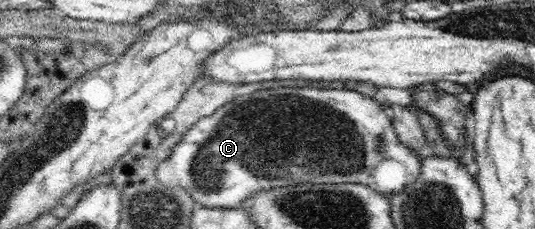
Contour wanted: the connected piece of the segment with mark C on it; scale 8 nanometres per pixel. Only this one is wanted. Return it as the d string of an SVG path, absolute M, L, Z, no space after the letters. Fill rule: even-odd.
M276 88L274 92L270 90L260 90L256 100L256 94L250 96L250 100L236 98L228 102L226 106L217 109L216 113L210 116L202 117L201 120L191 127L191 130L185 132L183 137L172 146L168 158L157 165L155 172L156 178L164 185L172 188L183 188L192 198L193 202L200 202L204 207L229 209L239 205L244 205L252 194L276 188L276 186L288 186L298 183L320 183L320 184L342 184L342 183L360 183L372 187L376 192L392 198L394 194L404 190L405 186L412 184L421 171L421 156L412 151L410 147L398 141L398 133L394 131L393 122L388 114L382 110L382 106L374 100L368 98L356 90L330 90L330 88Z

